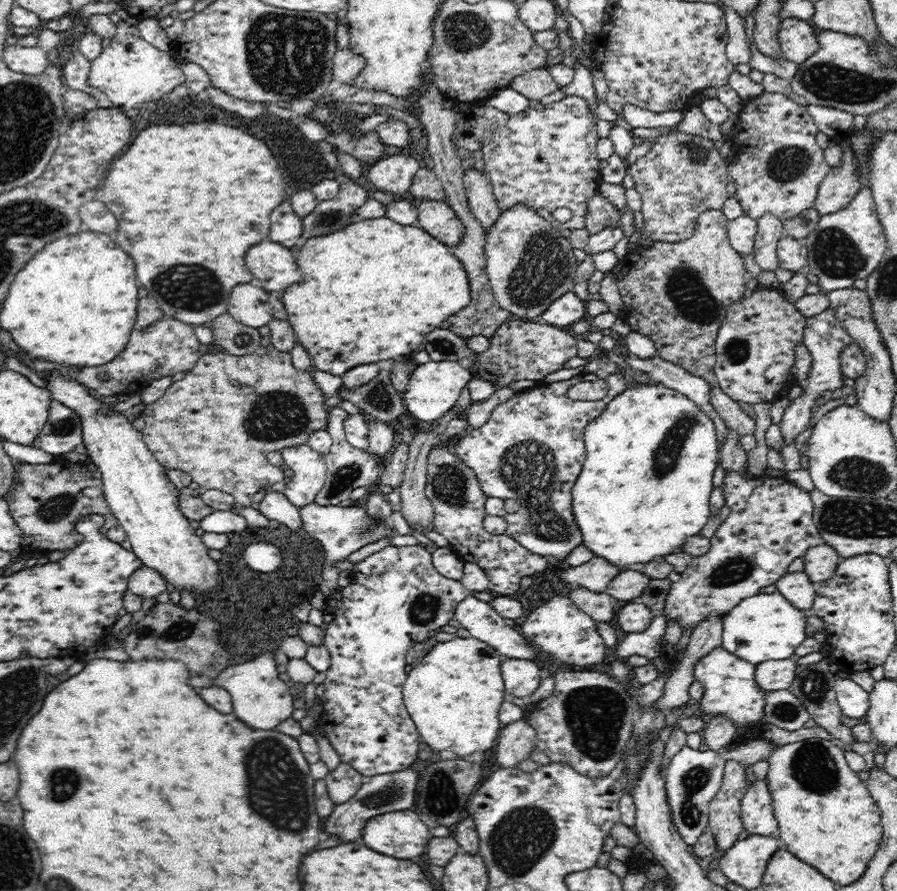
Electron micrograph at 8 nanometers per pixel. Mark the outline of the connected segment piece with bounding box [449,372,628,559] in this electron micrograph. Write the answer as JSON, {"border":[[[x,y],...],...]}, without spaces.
{"border":[[[582,372],[568,380],[553,383],[538,382],[538,386],[532,391],[514,394],[508,402],[497,406],[488,422],[482,426],[450,439],[449,448],[464,462],[464,465],[474,471],[480,489],[487,497],[513,498],[518,501],[519,512],[505,516],[508,523],[505,534],[525,549],[542,557],[566,559],[570,551],[583,544],[580,529],[572,512],[571,490],[586,458],[585,428],[607,409],[609,402],[628,388],[624,375],[615,373],[607,378],[608,392],[602,400],[572,400],[567,395],[574,384],[596,380],[598,377],[594,373]]]}

